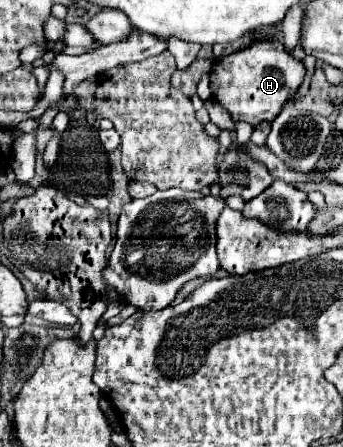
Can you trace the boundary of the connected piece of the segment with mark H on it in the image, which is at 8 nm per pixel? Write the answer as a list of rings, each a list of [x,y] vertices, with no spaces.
[[[276,40],[254,41],[250,47],[214,61],[214,67],[210,71],[210,89],[212,89],[212,97],[230,113],[232,121],[246,121],[252,127],[256,127],[262,121],[272,121],[282,111],[284,103],[296,95],[298,87],[304,81],[304,75],[306,75],[304,65],[296,61],[288,51],[284,51],[280,42]]]

